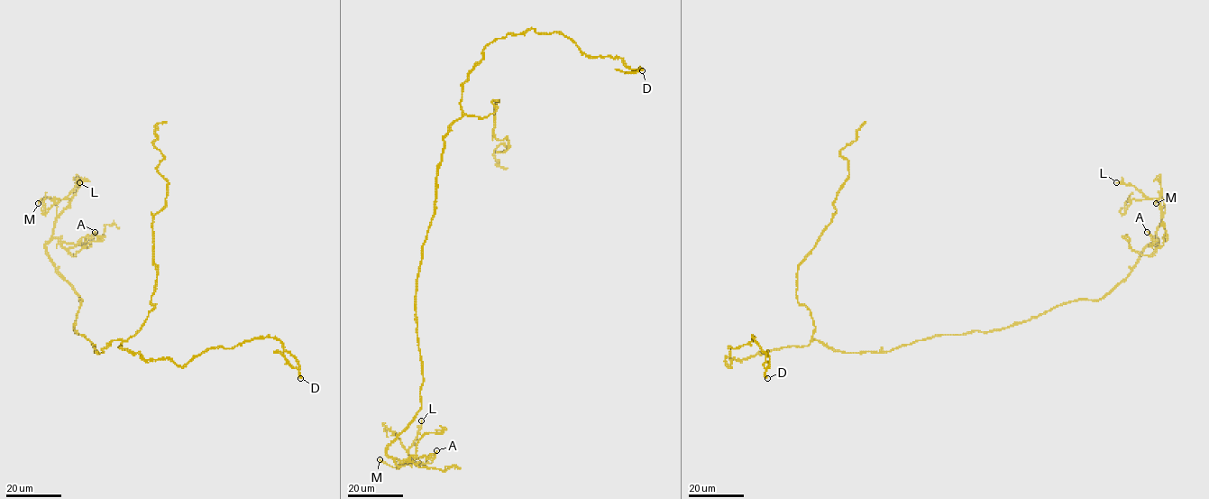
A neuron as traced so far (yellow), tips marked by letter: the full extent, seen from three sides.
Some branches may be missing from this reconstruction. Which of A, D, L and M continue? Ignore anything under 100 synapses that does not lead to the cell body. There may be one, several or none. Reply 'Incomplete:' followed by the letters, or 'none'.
Incomplete: M

